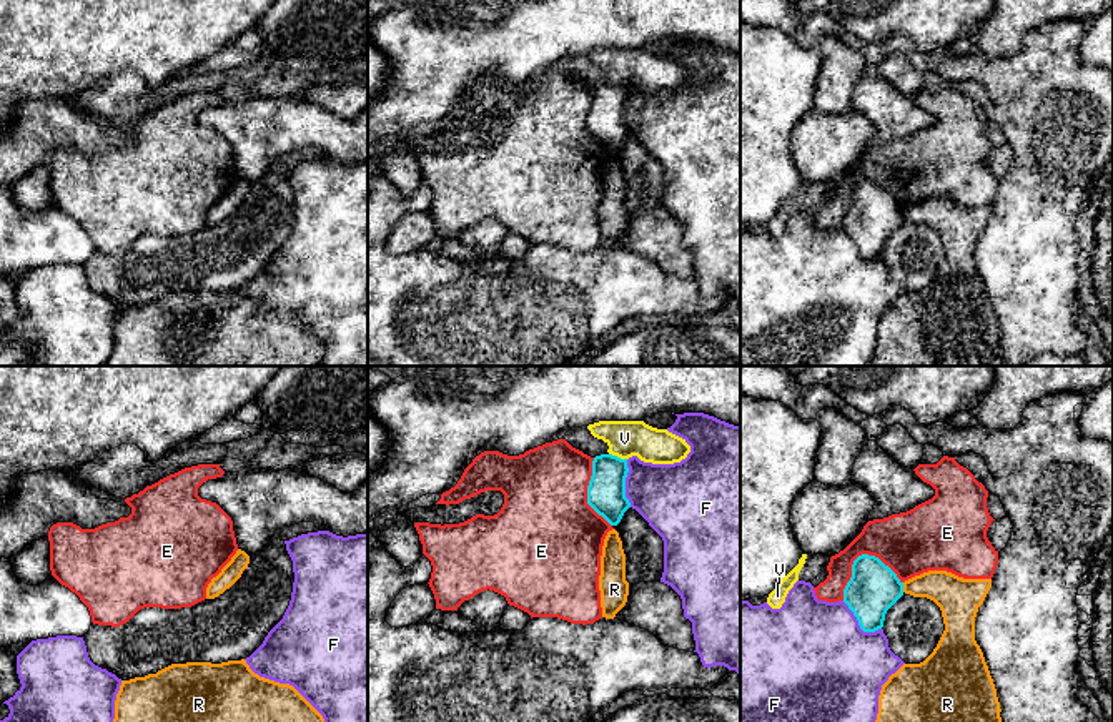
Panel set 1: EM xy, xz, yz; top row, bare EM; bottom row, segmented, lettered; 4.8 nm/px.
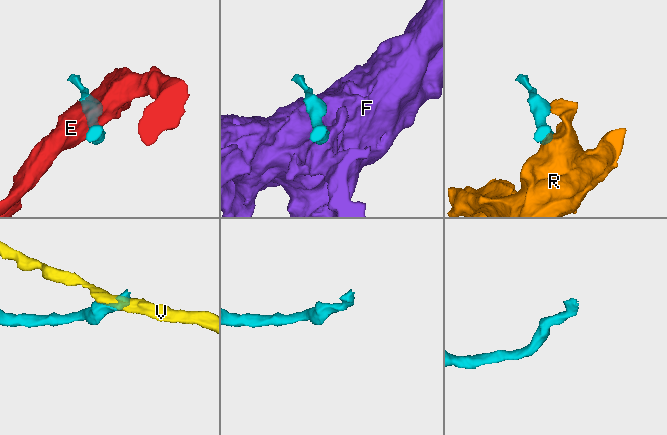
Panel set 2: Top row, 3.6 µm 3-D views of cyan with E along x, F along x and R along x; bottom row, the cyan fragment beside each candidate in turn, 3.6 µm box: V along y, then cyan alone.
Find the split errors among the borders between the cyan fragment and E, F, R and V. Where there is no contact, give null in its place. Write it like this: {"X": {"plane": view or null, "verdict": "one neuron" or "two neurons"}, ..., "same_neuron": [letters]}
{"E": {"plane": "yz", "verdict": "two neurons"}, "F": {"plane": "yz", "verdict": "two neurons"}, "R": {"plane": "yz", "verdict": "two neurons"}, "V": {"plane": "xz", "verdict": "two neurons"}, "same_neuron": []}

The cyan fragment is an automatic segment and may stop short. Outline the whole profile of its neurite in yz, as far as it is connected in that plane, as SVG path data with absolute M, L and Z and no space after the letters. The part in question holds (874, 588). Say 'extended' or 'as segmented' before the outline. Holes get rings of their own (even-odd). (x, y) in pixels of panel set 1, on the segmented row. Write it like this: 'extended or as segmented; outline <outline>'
as segmented; outline M862 554L852 564L843 602L863 632L883 627L887 611L903 596L903 582L878 557Z

